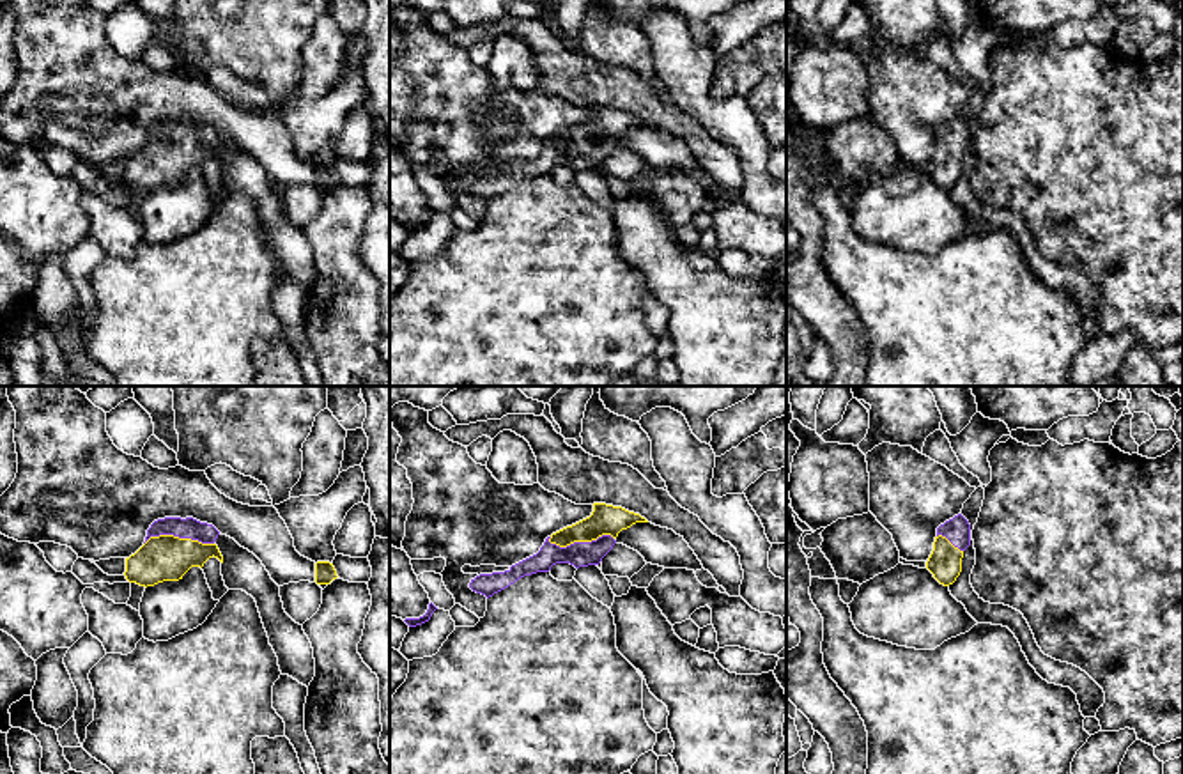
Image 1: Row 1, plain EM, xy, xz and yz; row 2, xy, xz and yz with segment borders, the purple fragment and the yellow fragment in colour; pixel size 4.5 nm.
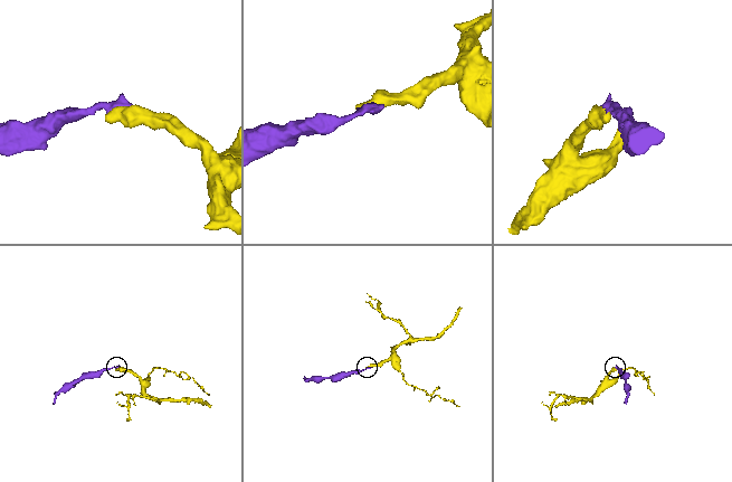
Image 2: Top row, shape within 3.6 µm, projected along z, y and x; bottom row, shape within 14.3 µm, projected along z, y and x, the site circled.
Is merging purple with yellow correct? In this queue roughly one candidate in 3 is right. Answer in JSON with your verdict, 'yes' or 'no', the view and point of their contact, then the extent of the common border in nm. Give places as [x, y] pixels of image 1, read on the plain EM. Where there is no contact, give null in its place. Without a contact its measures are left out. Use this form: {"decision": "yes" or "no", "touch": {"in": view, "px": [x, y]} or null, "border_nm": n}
{"decision": "yes", "touch": {"in": "xy", "px": [177, 139]}, "border_nm": 320}

